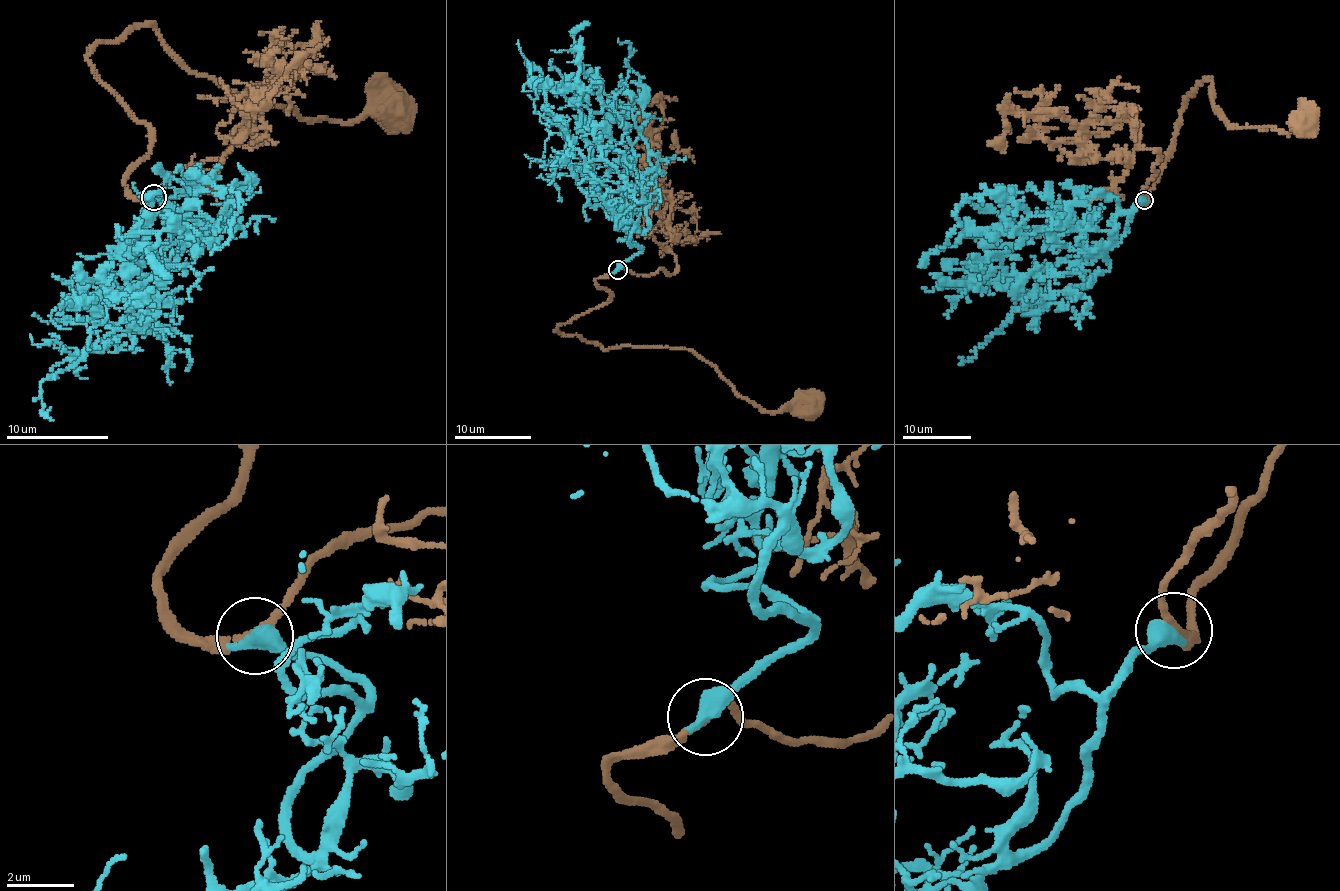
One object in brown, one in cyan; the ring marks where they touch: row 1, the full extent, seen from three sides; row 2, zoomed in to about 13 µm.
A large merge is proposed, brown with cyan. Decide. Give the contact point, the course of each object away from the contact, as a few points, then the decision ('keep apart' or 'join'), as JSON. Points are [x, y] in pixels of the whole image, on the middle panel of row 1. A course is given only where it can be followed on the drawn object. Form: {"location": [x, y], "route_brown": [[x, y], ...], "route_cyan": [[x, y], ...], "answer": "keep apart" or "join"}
{"location": [618, 269], "route_brown": [[617, 269], [596, 280], [610, 292], [608, 300], [555, 330], [606, 349], [696, 353], [767, 411], [811, 404]], "route_cyan": [[617, 269], [641, 251], [632, 222], [617, 230], [603, 201], [626, 184], [580, 101], [578, 52], [550, 50]], "answer": "join"}

